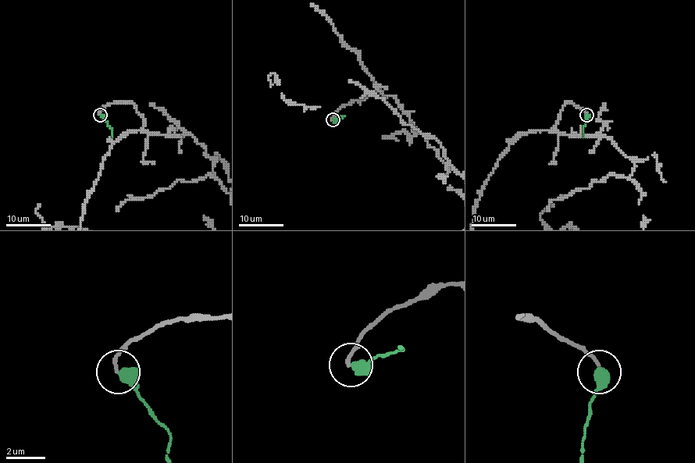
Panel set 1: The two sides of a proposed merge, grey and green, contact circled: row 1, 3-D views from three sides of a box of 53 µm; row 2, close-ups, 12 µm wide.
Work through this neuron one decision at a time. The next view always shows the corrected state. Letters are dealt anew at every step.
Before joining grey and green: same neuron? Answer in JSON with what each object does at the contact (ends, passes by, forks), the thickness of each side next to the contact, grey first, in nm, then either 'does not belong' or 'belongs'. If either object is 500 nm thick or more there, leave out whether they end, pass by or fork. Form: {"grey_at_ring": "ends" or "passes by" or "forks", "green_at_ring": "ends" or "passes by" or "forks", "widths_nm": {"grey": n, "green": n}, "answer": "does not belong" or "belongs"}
{"widths_nm": {"grey": 160, "green": 550}, "answer": "belongs"}

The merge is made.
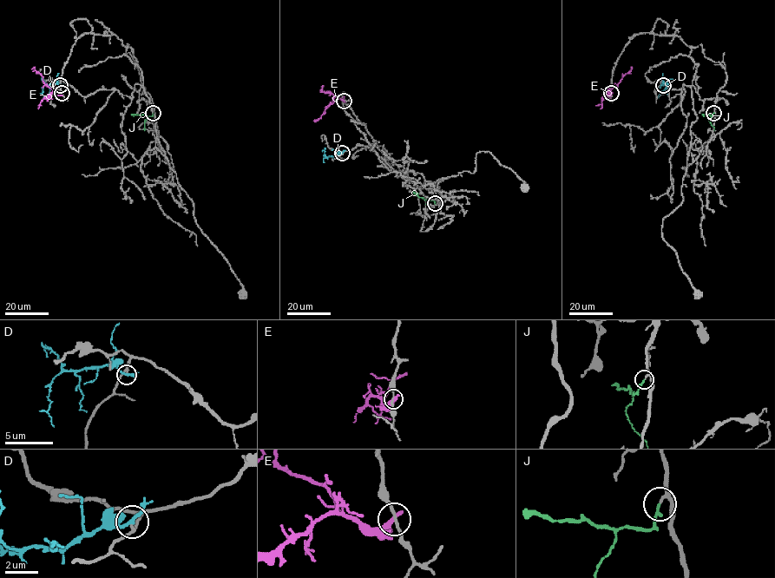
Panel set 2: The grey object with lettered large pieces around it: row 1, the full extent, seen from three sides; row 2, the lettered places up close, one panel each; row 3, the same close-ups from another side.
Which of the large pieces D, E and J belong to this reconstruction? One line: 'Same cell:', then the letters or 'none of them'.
Same cell: J

